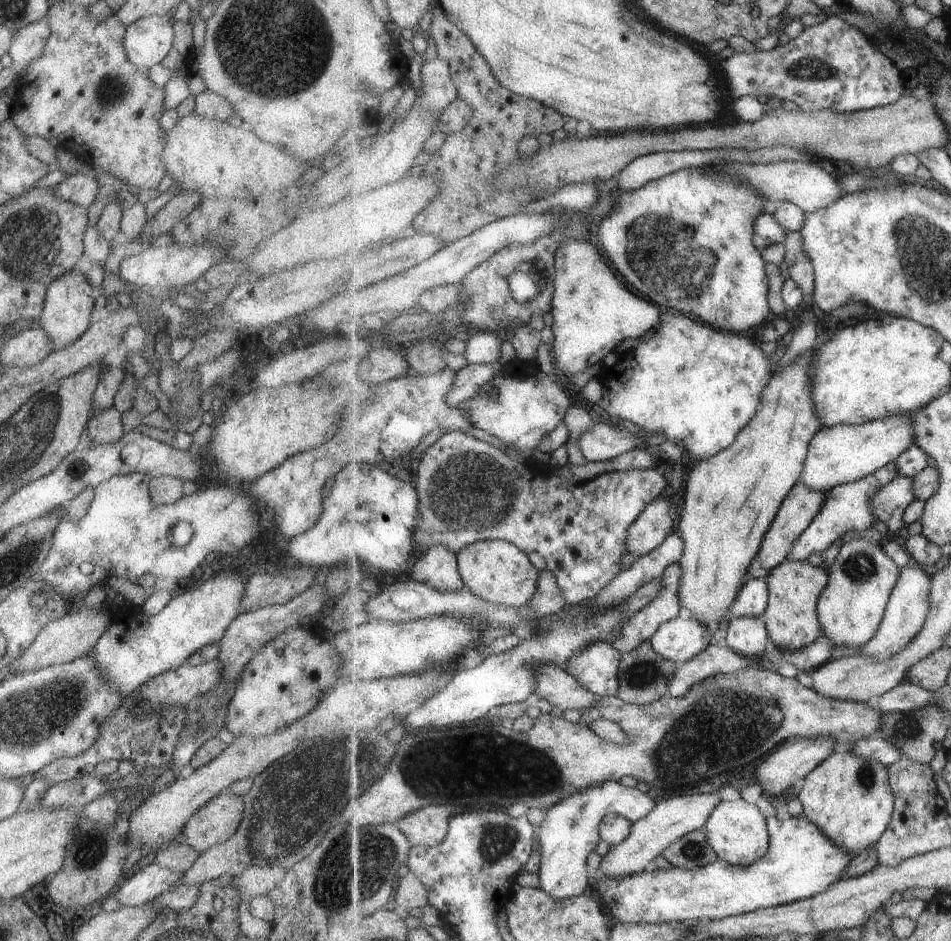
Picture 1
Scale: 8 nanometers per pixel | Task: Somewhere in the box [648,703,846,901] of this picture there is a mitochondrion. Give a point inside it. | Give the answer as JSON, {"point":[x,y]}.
{"point":[692,850]}

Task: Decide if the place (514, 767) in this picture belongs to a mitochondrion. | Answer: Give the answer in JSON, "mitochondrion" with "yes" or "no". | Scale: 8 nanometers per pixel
{"mitochondrion":"yes"}

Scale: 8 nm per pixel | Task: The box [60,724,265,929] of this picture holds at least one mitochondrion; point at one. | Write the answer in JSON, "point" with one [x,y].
{"point":[90,852]}

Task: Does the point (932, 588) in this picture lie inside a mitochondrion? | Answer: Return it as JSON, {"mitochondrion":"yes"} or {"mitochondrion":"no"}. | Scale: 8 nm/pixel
{"mitochondrion":"no"}

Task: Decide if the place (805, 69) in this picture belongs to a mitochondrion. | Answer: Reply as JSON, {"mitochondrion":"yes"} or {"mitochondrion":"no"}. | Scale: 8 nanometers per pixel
{"mitochondrion":"yes"}

